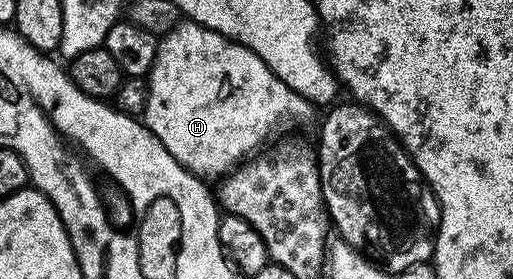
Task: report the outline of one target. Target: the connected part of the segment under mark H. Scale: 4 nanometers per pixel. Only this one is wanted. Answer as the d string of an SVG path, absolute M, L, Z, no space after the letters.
M182 20L159 39L154 64L146 77L148 99L142 116L144 125L178 164L201 180L219 179L253 157L263 147L260 145L267 140L268 134L274 133L287 118L292 122L308 122L314 113L312 103L286 88L250 48L191 20Z

